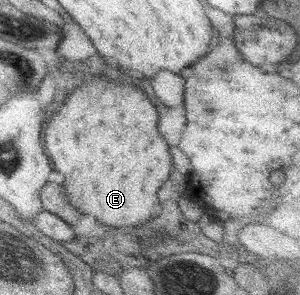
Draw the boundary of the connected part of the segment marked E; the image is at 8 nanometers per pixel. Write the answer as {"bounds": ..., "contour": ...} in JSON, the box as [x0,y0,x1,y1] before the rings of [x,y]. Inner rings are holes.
{"bounds":[44,80,172,230],"contour":[[[94,80],[74,90],[49,117],[44,130],[44,148],[52,168],[64,176],[60,185],[71,206],[82,215],[94,216],[106,230],[152,225],[157,214],[155,206],[159,204],[156,192],[168,178],[172,160],[166,142],[156,130],[158,116],[148,98],[138,88]]]}

